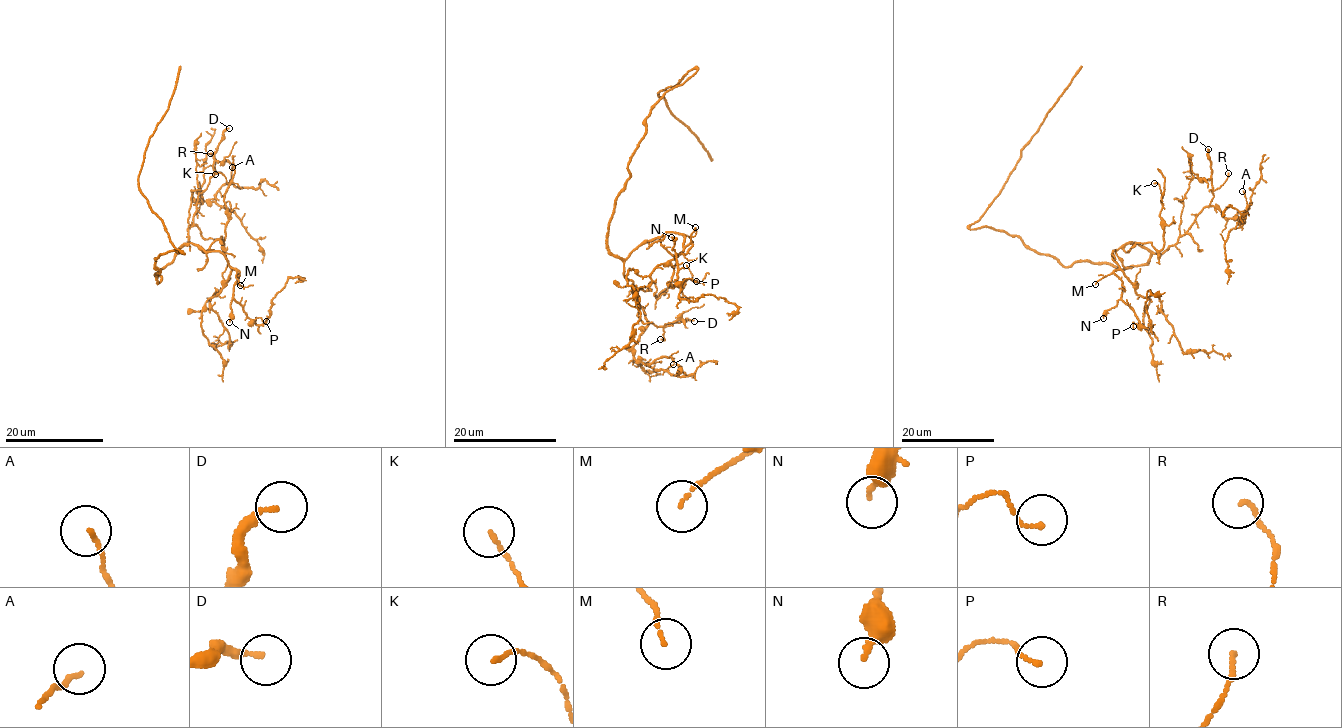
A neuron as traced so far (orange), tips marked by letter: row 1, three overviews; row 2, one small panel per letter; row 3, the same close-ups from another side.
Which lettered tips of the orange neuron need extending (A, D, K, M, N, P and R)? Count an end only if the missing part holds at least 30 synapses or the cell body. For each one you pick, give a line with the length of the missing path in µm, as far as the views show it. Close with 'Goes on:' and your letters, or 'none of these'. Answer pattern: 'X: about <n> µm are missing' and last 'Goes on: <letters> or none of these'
Goes on: none of these

